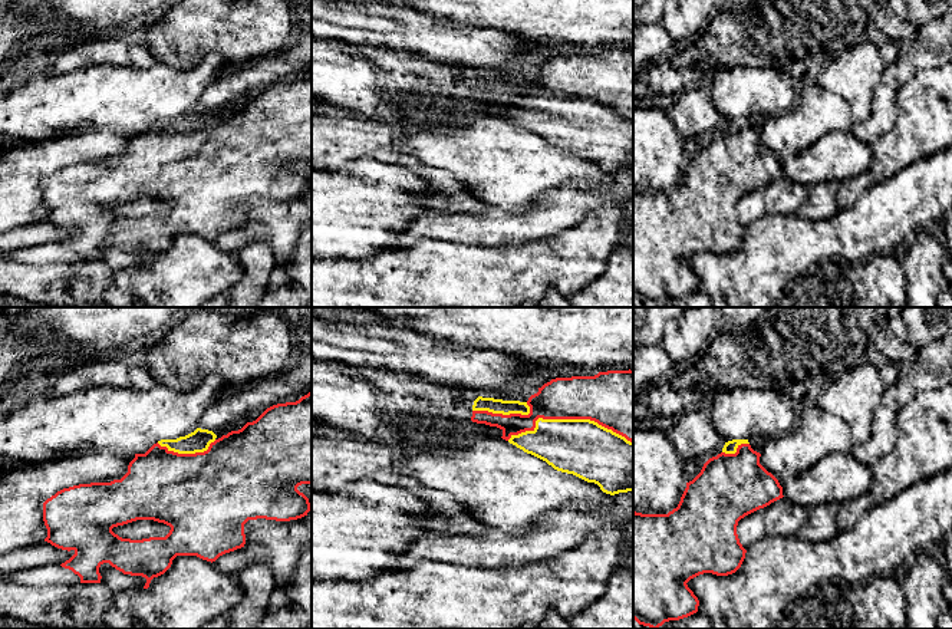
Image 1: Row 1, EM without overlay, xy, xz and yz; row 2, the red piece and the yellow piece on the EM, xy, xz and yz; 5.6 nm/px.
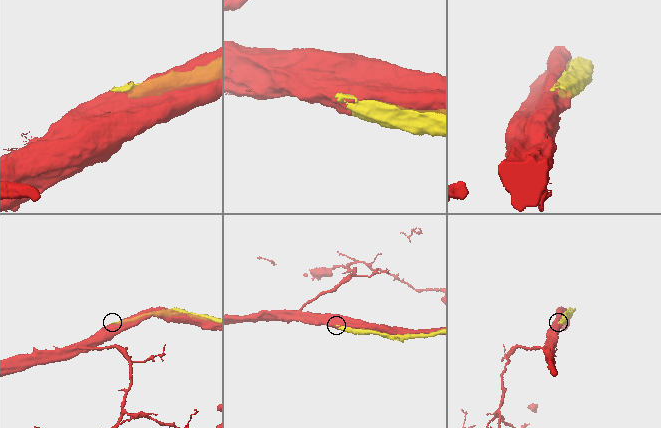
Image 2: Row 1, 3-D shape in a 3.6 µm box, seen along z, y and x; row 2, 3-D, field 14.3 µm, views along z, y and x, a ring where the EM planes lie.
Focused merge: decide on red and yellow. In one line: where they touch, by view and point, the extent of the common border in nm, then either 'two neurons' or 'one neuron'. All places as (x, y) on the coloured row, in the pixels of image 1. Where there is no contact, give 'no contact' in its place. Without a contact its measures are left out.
meets red in xz at (567, 418); contact 700 nm long; one neuron

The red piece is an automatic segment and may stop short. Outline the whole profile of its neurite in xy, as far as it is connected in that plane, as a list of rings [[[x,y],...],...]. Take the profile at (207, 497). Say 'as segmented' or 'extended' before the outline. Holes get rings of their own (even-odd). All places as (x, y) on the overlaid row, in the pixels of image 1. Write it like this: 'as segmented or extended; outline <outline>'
extended; outline [[[312,392],[296,402],[267,408],[256,421],[221,438],[213,431],[197,428],[177,439],[161,439],[145,454],[135,454],[121,480],[79,484],[57,491],[43,503],[43,521],[47,528],[45,541],[75,551],[60,566],[78,574],[80,583],[101,583],[99,567],[109,563],[123,574],[145,577],[144,589],[148,589],[151,580],[164,574],[177,556],[197,556],[213,563],[220,556],[244,547],[244,524],[248,520],[290,521],[307,516],[309,498],[297,490],[302,484],[312,484]],[[136,520],[164,523],[171,530],[165,537],[142,540],[122,539],[112,531],[113,527]]]

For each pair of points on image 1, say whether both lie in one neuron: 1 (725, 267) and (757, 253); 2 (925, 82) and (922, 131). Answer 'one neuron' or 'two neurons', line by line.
1: one neuron
2: one neuron

